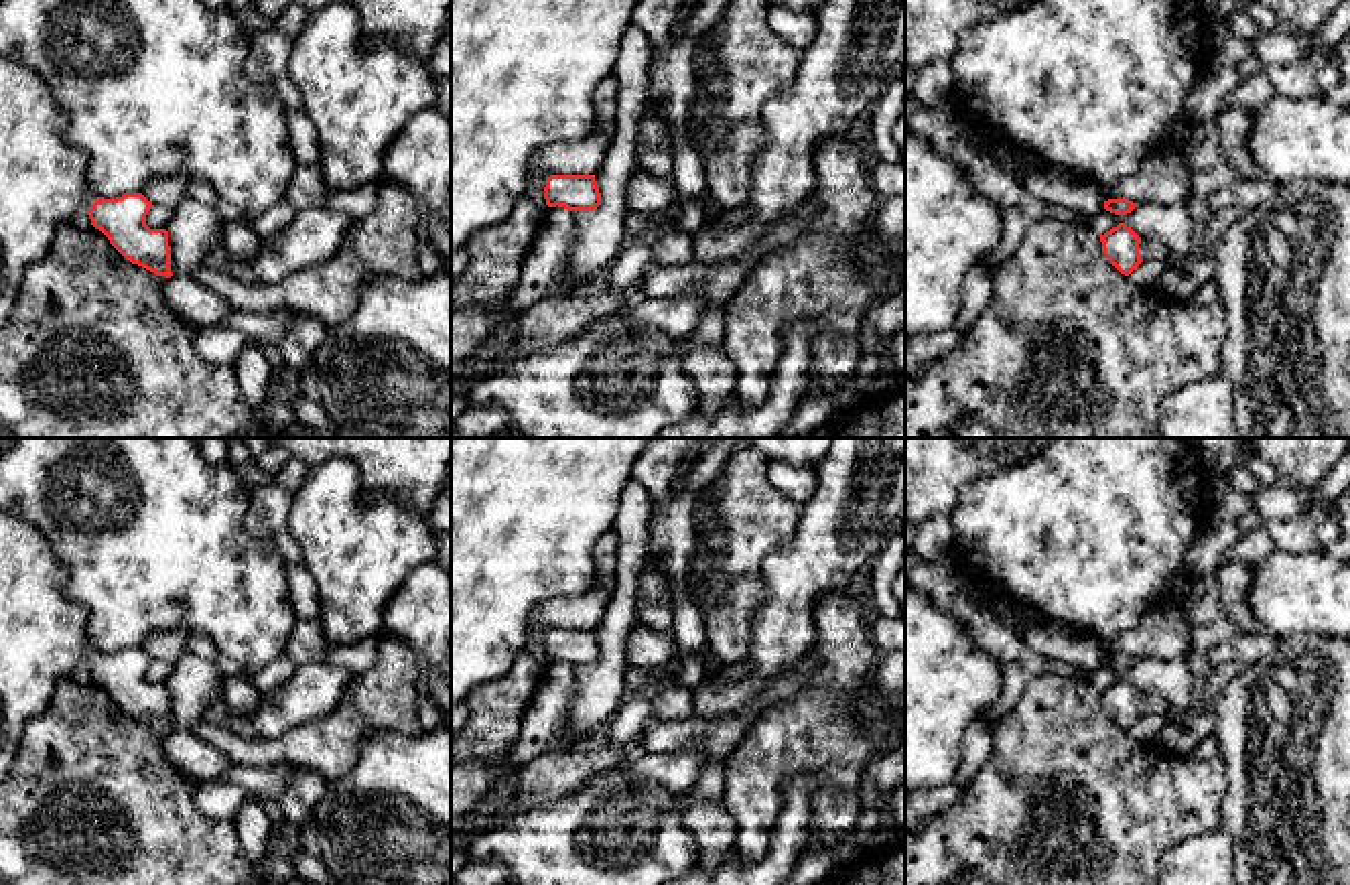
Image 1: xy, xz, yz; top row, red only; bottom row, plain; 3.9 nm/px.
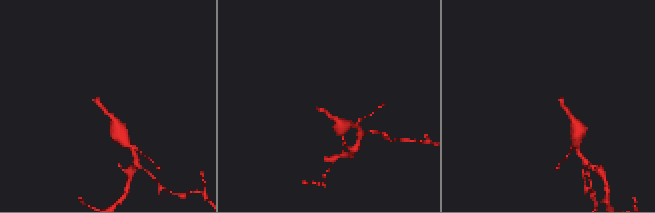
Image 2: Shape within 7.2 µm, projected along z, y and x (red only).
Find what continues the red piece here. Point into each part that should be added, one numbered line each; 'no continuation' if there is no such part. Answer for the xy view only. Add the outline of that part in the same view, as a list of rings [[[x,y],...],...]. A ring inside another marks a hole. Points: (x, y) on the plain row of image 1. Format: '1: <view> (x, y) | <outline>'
1: xy (43, 634) | [[[0,509],[0,784],[8,777],[26,723],[43,714],[59,682],[97,652],[87,639],[87,611],[65,597],[65,570],[49,540],[26,520]]]

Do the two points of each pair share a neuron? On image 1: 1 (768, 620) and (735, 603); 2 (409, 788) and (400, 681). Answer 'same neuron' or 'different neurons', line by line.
1: different neurons
2: different neurons

